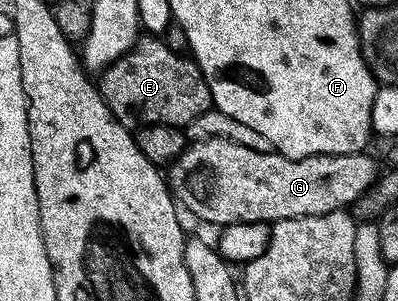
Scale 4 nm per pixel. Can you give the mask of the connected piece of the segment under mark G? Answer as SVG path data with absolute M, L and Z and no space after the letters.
M206 139L186 146L170 164L169 186L172 196L184 212L192 211L207 223L276 223L282 219L313 217L350 208L375 184L381 168L366 150L351 155L314 155L304 159L286 159L272 149L245 149L228 139Z

